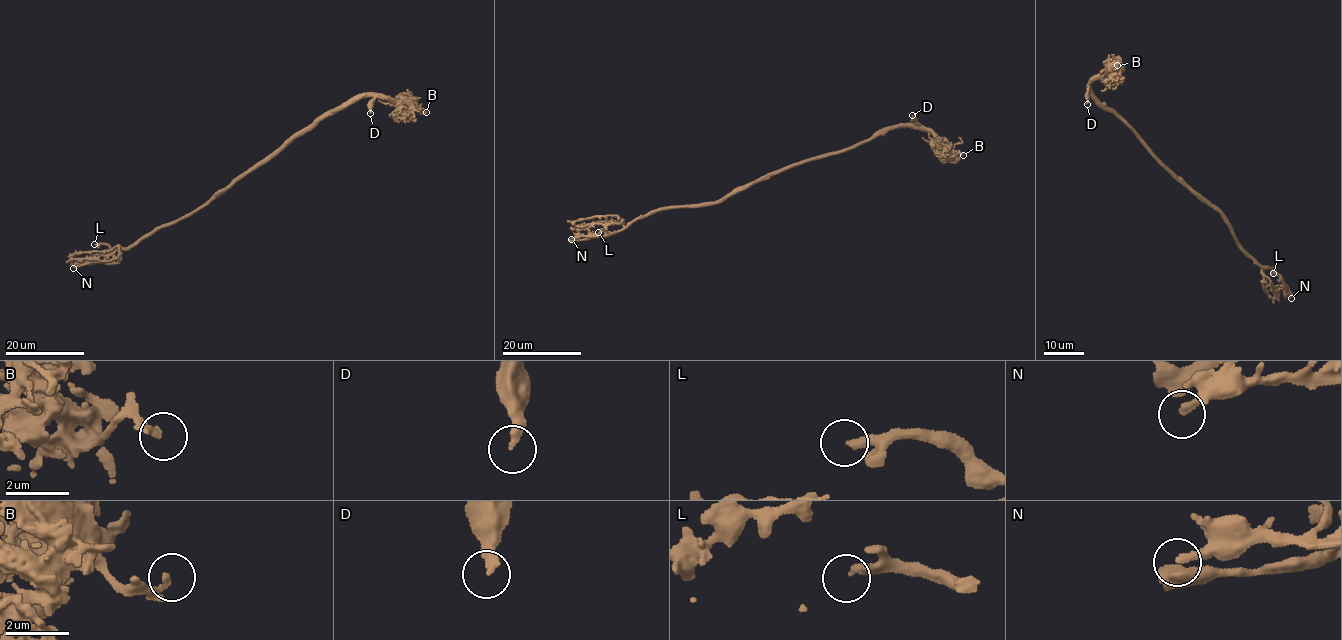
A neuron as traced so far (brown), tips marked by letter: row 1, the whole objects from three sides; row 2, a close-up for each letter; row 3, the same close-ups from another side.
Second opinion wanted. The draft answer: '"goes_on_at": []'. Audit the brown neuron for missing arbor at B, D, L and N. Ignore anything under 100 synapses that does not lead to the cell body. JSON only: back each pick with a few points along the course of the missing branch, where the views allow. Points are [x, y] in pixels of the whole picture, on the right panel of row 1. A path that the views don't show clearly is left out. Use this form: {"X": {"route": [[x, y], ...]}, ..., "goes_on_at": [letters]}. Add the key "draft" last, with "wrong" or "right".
{"goes_on_at": ["D"], "draft": "wrong"}

